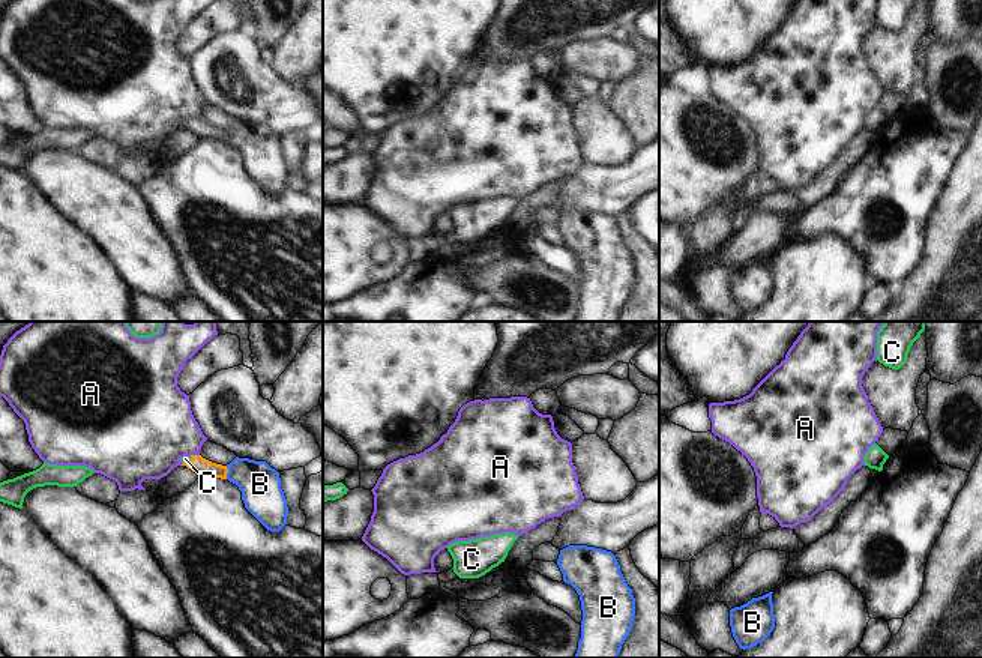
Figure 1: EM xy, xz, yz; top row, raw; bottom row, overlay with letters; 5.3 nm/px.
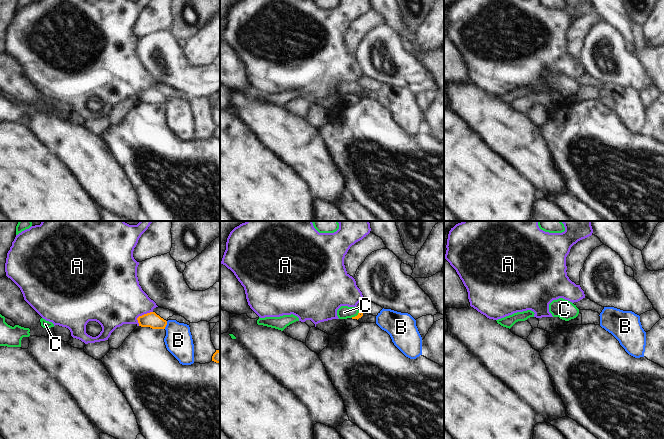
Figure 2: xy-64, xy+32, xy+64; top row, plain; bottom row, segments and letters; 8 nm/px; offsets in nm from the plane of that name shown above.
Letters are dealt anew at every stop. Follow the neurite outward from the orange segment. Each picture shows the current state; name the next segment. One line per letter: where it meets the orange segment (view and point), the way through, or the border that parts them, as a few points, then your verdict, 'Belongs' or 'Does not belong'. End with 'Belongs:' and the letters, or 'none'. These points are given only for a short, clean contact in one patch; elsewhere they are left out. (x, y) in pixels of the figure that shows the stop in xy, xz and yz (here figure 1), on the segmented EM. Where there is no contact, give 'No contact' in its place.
A: Touches orange at xy (194, 455). Does not belong
B: Touches orange at xy (227, 472). Does not belong
C: Touches orange at xy (188, 461). Path across: xy (198, 464), (188, 461), (185, 458). Belongs
Belongs: C.

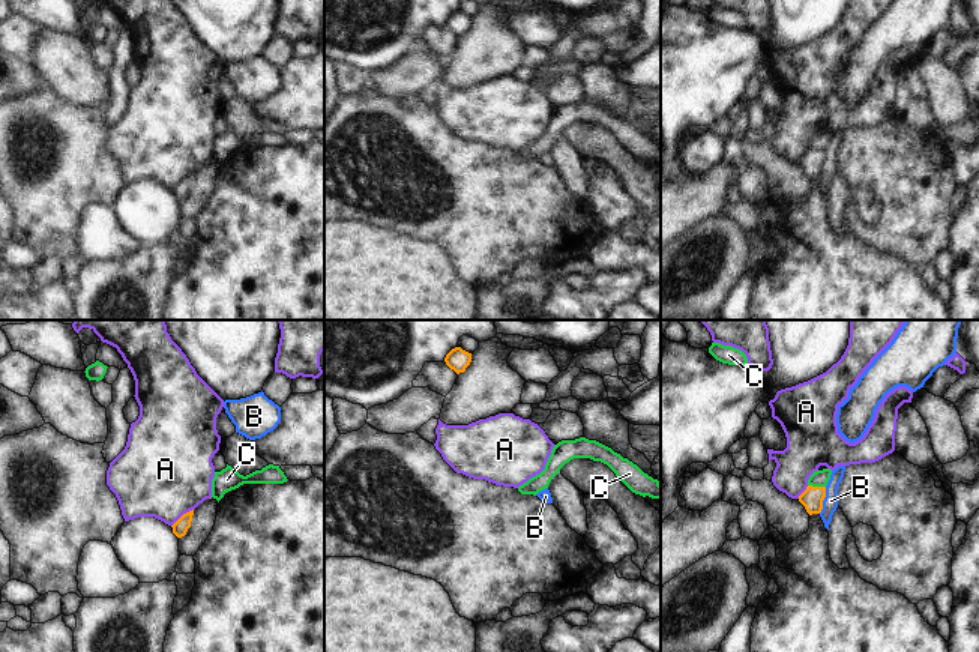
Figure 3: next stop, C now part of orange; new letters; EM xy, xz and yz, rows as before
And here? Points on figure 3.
A: Touches orange at xy (182, 516). Does not belong
B: Touches orange at yz (823, 499). Boundary: yz (826, 487), (823, 508), (819, 513). Does not belong
C: Touches orange at yz (817, 487). Boundary: yz (808, 484), (825, 487). Does not belong
Belongs: none.

